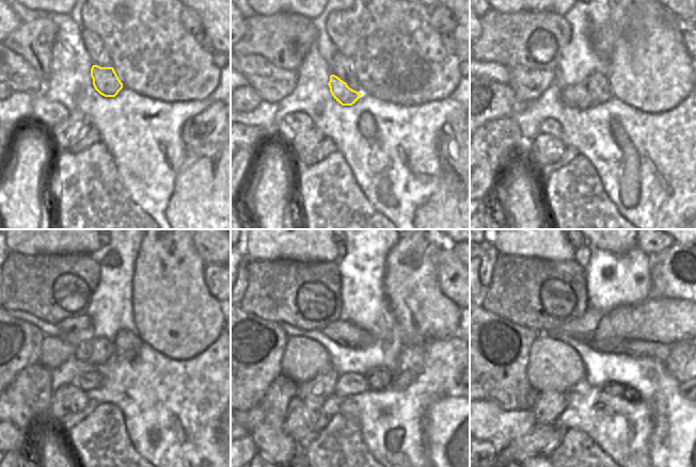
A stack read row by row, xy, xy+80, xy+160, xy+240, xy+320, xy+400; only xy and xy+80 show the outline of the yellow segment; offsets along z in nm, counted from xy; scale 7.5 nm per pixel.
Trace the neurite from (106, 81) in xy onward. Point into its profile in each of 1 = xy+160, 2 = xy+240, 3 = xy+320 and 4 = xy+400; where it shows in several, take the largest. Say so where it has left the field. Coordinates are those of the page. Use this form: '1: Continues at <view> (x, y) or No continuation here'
1: Continues at xy+160 (576, 96)
2: Continues at xy+240 (95, 351)
3: Continues at xy+320 (318, 389)
4: Continues at xy+400 (549, 406).

